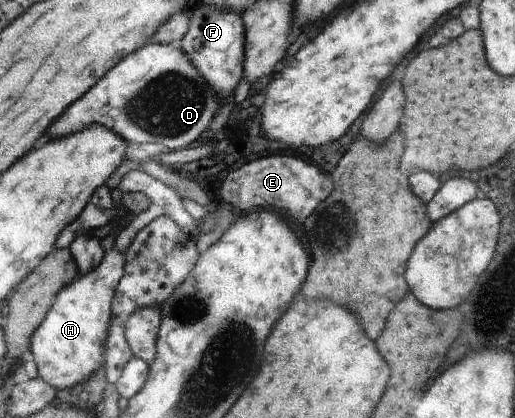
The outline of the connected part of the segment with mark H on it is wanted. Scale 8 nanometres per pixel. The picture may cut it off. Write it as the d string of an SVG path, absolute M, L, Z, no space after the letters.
M116 247L108 251L96 269L80 275L77 280L59 291L53 305L45 314L45 319L31 336L28 357L36 362L39 377L54 385L56 389L70 388L81 383L105 362L105 344L111 321L111 302L117 290L117 284L124 276L125 264L125 253L121 253Z

